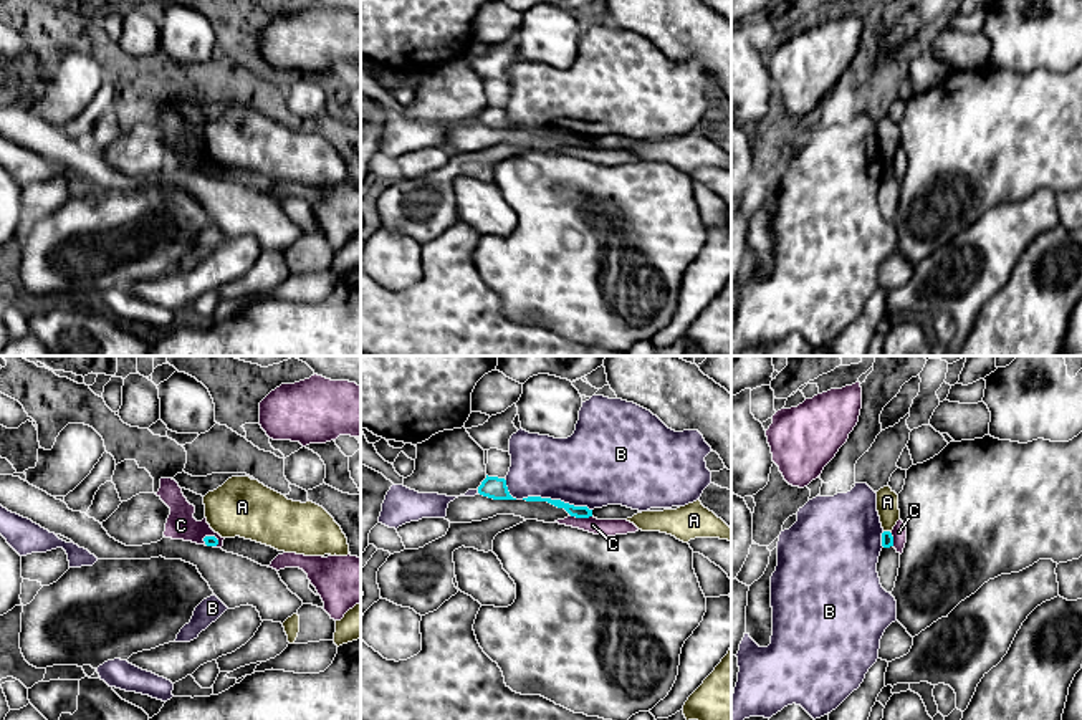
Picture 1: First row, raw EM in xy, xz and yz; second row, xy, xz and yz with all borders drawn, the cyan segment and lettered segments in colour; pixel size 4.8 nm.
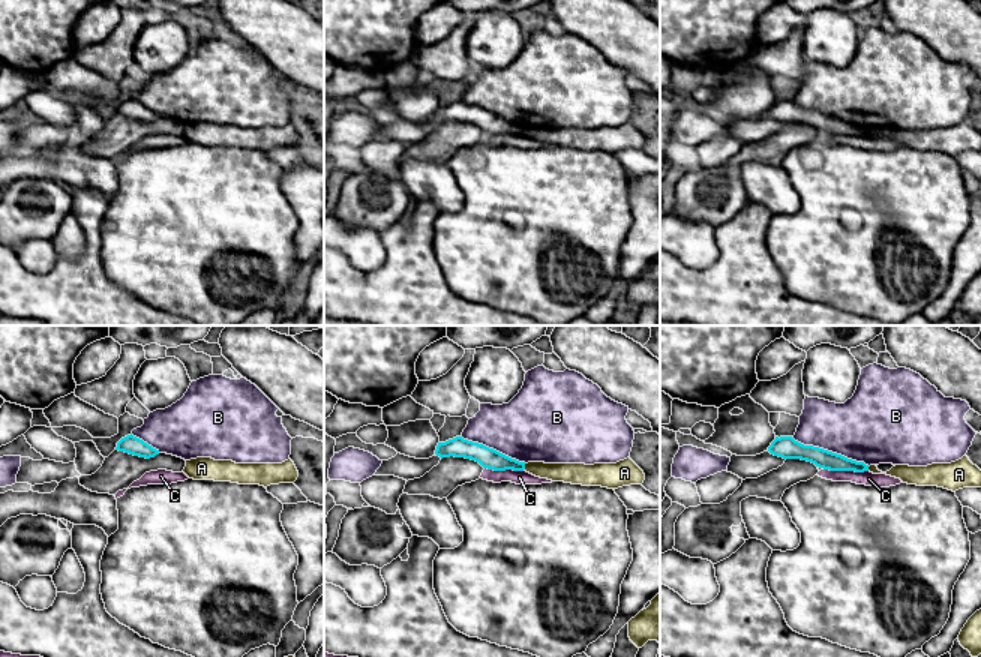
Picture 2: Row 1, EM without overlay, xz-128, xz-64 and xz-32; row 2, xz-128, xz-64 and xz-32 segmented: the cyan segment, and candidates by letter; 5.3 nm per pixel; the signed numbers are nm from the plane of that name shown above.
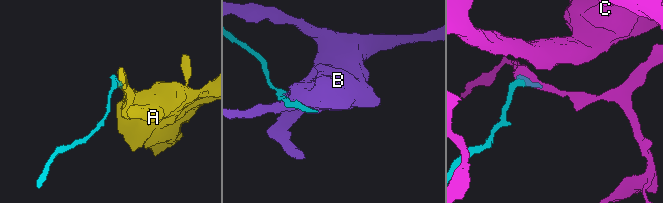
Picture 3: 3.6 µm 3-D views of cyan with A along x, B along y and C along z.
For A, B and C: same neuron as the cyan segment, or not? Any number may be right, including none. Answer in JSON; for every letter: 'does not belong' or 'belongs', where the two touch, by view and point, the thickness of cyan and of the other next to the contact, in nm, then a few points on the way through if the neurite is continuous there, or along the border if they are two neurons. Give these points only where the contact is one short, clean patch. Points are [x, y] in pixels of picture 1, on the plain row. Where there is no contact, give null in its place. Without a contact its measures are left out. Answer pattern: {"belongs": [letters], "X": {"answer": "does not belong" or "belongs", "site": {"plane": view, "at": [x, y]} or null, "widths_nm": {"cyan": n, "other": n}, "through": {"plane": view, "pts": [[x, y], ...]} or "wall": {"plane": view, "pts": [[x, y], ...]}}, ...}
{"belongs": [], "A": {"answer": "does not belong", "site": {"plane": "yz", "at": [887, 161]}, "widths_nm": {"cyan": 60, "other": 110}, "wall": {"plane": "yz", "pts": [[884, 159], [890, 163]]}}, "B": {"answer": "does not belong", "site": {"plane": "xz", "at": [556, 129]}, "widths_nm": {"cyan": 60, "other": 380}}, "C": {"answer": "does not belong", "site": {"plane": "xz", "at": [581, 146]}, "widths_nm": {"cyan": 60, "other": 80}}}

